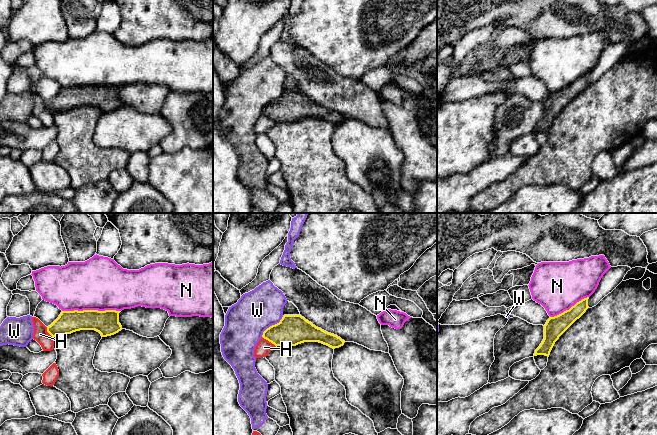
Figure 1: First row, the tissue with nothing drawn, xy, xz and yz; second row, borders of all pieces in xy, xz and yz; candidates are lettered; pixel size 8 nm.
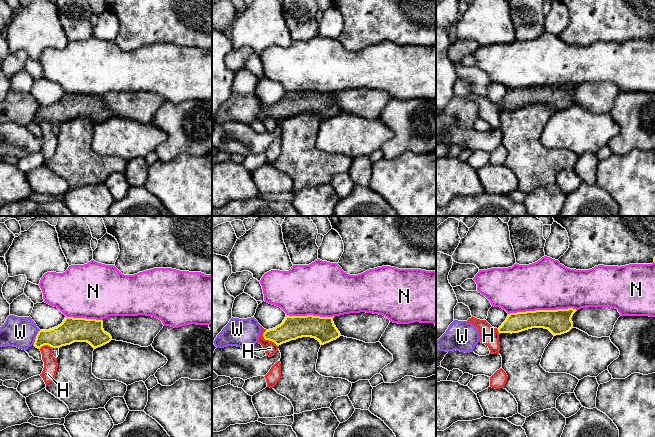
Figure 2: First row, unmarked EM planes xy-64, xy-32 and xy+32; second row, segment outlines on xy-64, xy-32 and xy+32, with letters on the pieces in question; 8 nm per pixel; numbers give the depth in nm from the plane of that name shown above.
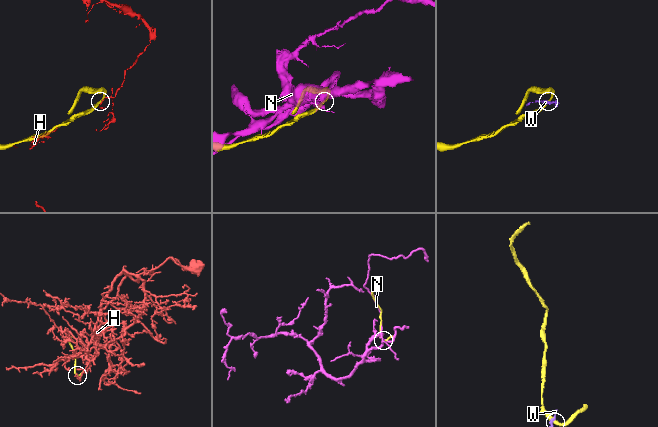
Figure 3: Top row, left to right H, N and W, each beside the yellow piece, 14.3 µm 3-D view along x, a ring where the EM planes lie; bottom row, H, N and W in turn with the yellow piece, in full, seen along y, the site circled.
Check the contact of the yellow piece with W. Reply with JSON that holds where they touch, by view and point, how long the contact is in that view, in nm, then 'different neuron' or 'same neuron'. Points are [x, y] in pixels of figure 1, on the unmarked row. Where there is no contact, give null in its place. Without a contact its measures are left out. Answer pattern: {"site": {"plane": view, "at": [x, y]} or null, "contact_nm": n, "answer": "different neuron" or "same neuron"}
{"site": {"plane": "xz", "at": [272, 101]}, "contact_nm": 240, "answer": "different neuron"}

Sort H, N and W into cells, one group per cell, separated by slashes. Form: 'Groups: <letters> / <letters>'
Groups: H / N / W

